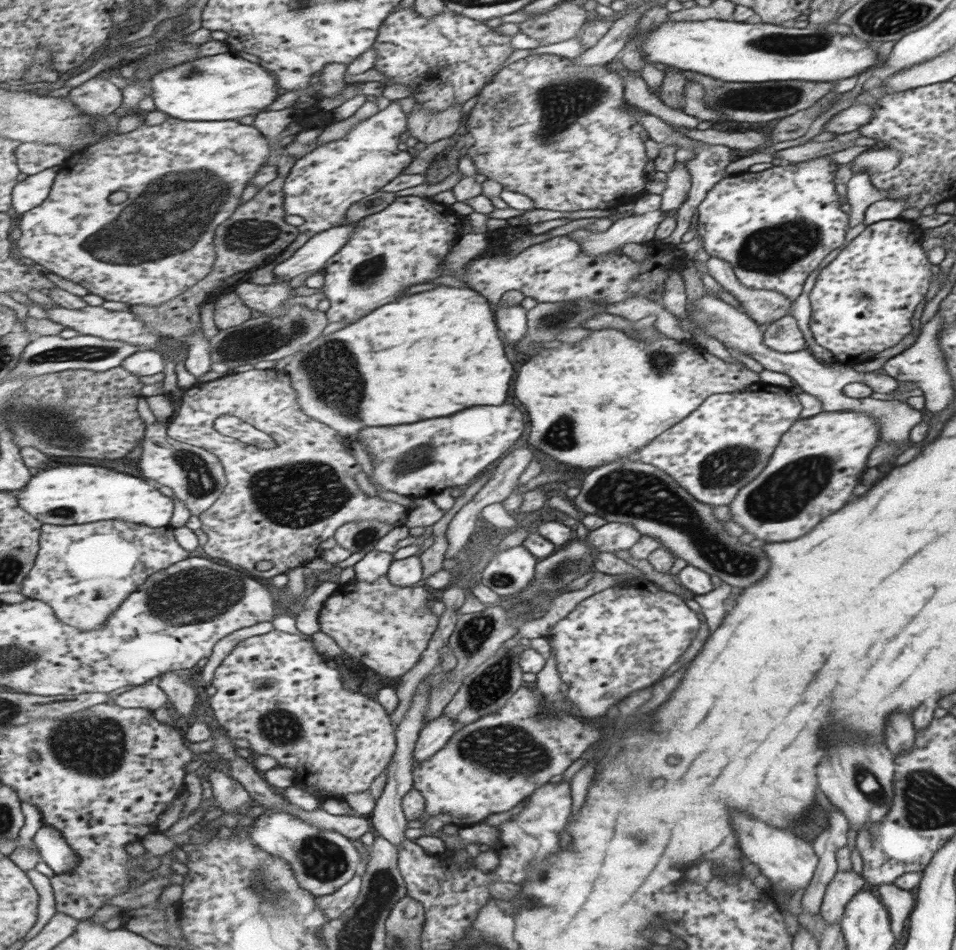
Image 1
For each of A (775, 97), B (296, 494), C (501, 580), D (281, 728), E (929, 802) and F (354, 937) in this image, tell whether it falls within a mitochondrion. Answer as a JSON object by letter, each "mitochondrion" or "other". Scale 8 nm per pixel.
{"A":"mitochondrion","B":"mitochondrion","C":"mitochondrion","D":"mitochondrion","E":"mitochondrion","F":"mitochondrion"}

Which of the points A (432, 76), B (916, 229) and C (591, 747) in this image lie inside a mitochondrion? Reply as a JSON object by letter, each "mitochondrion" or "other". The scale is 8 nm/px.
{"A":"other","B":"other","C":"other"}

